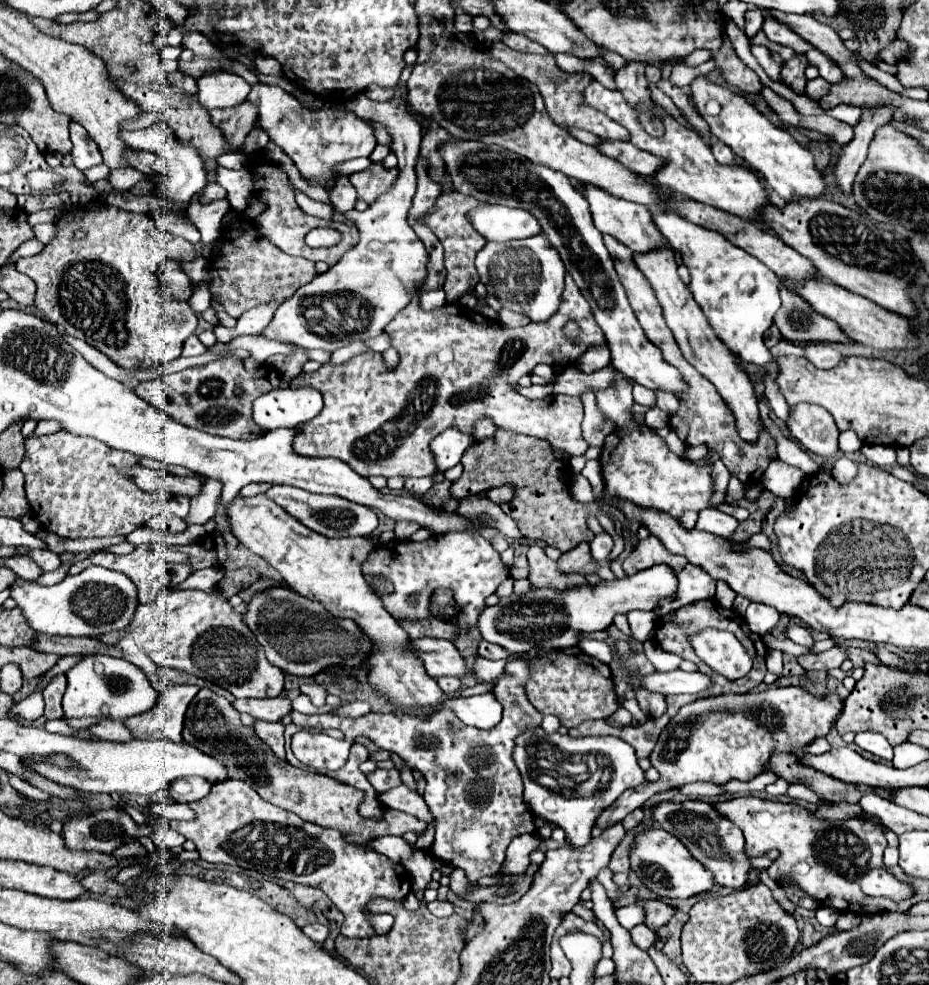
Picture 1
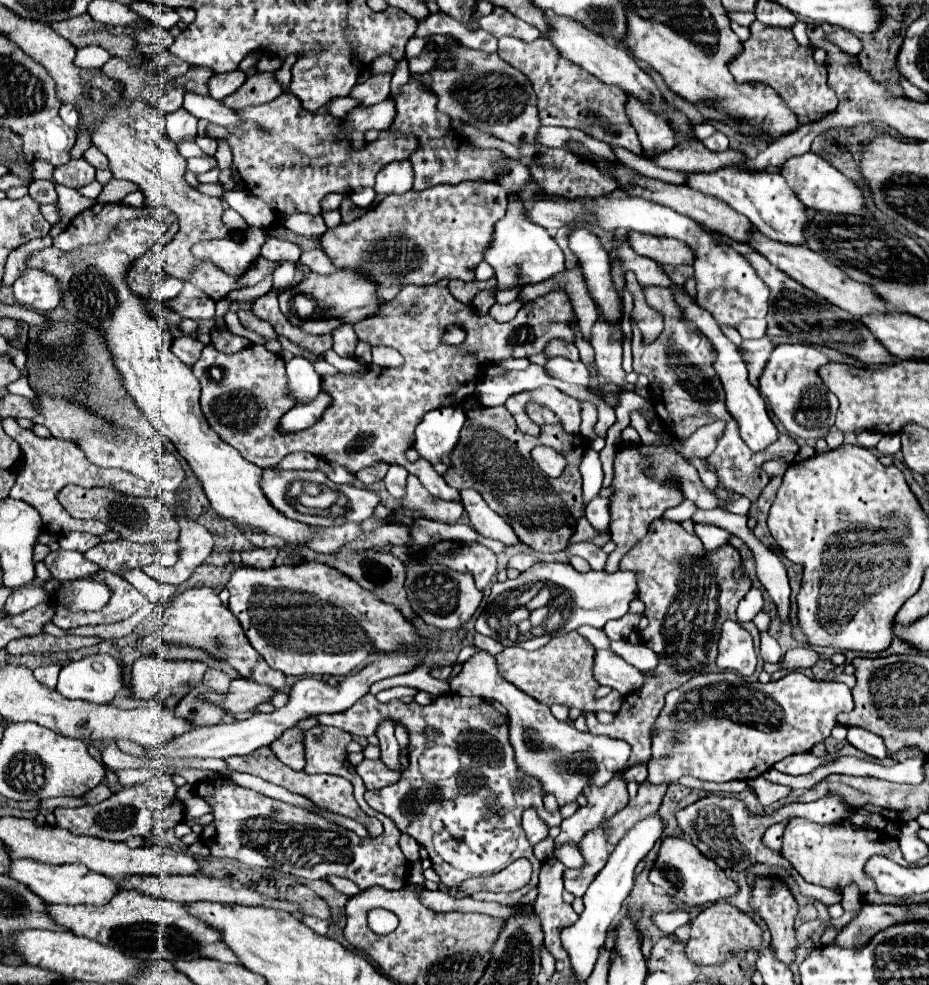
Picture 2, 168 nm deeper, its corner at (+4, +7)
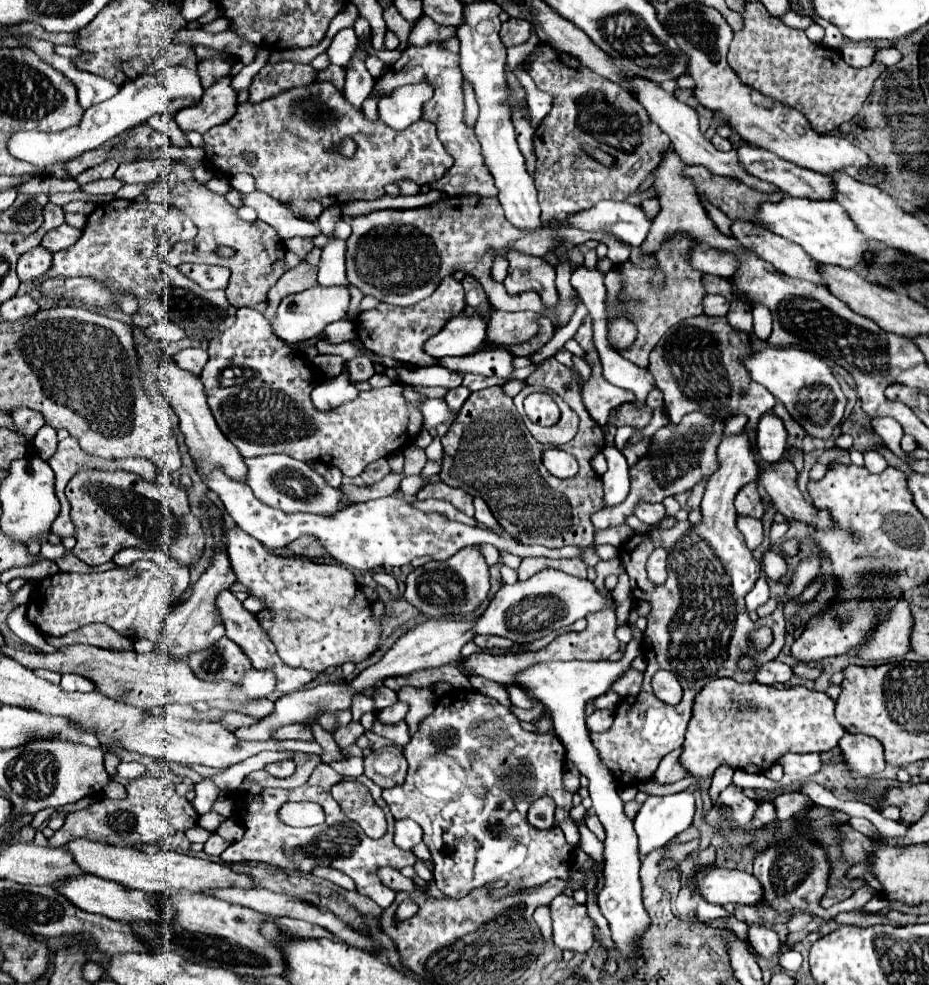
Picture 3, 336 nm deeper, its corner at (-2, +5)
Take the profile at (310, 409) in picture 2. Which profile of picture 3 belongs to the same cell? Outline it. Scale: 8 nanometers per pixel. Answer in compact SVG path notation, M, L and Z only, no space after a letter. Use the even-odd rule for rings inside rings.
M345 372L337 378L325 380L313 390L313 402L317 410L333 410L335 406L355 400L357 396L359 396L359 390L353 384L349 384Z

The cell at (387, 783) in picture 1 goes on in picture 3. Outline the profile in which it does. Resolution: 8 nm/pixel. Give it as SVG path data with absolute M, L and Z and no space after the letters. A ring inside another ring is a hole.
M399 746L371 750L365 760L365 776L381 788L393 788L405 780L405 756Z

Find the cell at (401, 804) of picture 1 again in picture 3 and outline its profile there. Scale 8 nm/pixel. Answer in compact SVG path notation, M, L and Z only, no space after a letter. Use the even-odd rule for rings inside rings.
M397 700L393 706L389 706L389 708L381 710L381 712L377 712L377 718L379 718L381 722L385 722L385 724L395 724L395 722L399 722L399 720L405 718L407 710L409 710L409 704Z

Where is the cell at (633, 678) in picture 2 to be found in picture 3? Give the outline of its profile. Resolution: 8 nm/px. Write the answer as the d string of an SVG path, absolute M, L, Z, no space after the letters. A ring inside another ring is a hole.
M641 639L632 640L626 645L625 656L617 662L607 662L607 660L597 660L597 662L583 662L583 660L569 660L569 662L539 662L529 666L527 670L519 672L515 676L515 686L521 688L523 692L531 692L531 698L535 702L541 702L555 726L555 736L561 738L561 744L567 750L567 760L573 762L579 770L589 780L589 796L593 800L593 812L601 820L607 838L605 838L605 870L603 870L603 888L599 892L599 908L601 914L607 918L613 942L619 946L621 954L627 958L633 958L639 954L639 938L647 930L649 916L643 908L641 902L641 882L639 882L639 846L633 830L633 822L625 816L623 812L623 800L617 794L617 778L613 772L601 762L597 748L593 746L589 738L589 730L585 724L585 704L593 696L601 696L605 690L611 688L611 684L621 678L632 661L639 655Z

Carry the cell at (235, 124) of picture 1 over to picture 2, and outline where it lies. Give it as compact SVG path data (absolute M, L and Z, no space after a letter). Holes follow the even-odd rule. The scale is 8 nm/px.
M271 72L265 74L253 74L245 80L245 84L233 92L233 96L227 96L223 104L231 110L243 110L255 104L265 104L281 94L281 86L273 80Z

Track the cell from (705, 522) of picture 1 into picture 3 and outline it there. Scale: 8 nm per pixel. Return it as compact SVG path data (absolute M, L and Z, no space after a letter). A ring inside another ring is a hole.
M769 552L769 554L765 554L765 558L763 558L763 570L767 572L769 578L779 580L779 578L787 572L787 564L785 564L785 560L783 560L781 554Z

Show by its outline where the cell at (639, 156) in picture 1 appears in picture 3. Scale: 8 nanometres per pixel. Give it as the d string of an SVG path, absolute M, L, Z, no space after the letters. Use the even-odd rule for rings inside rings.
M741 146L741 148L737 148L737 154L739 154L739 162L743 162L743 166L749 174L755 174L757 178L763 178L767 182L775 182L785 194L799 196L799 198L811 198L811 200L833 200L835 198L835 184L833 184L831 176L801 168L793 162L787 162L787 160L775 156L769 150L755 148L755 146Z

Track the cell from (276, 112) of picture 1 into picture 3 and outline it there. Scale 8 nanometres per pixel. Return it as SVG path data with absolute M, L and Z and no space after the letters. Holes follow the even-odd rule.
M427 82L399 86L379 104L379 118L383 118L383 122L387 122L391 128L403 130L421 118L423 104L431 96L433 88Z

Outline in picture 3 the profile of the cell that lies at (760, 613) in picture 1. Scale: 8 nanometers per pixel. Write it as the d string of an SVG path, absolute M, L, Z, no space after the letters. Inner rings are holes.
M761 576L757 580L757 584L753 586L753 590L745 596L745 602L747 602L747 610L757 610L761 604L765 604L769 600L769 586L765 582L765 578Z

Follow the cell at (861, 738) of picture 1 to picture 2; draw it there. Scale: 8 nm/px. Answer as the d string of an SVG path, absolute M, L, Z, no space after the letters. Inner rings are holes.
M851 726L851 728L849 728L849 734L847 734L847 740L849 740L855 748L863 750L863 752L869 754L869 756L875 756L875 758L879 758L879 760L883 760L883 758L887 756L887 748L885 748L881 736L877 736L875 732L869 732L869 730L861 728L861 726Z

